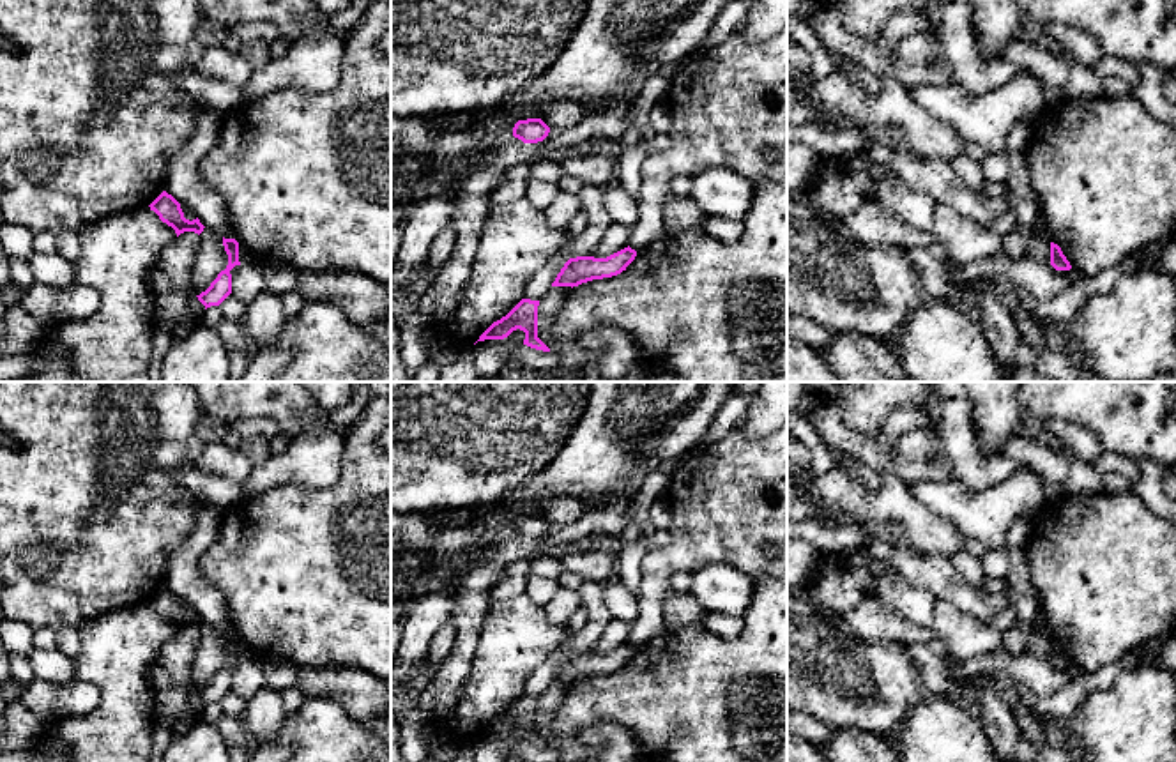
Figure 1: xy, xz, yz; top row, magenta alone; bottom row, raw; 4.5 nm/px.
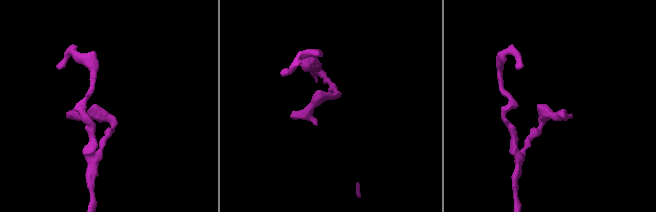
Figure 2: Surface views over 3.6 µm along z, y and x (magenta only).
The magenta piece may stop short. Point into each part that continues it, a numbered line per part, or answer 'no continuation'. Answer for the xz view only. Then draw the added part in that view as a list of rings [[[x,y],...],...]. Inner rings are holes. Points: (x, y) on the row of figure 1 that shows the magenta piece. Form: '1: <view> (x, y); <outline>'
no continuation

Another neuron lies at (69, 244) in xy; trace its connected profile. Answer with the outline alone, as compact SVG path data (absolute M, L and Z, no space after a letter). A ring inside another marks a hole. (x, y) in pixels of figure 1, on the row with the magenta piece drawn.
M76 233L73 235L58 235L57 237L60 248L57 249L57 253L60 253L64 258L74 262L80 253L81 253L81 246L80 246L80 239Z

